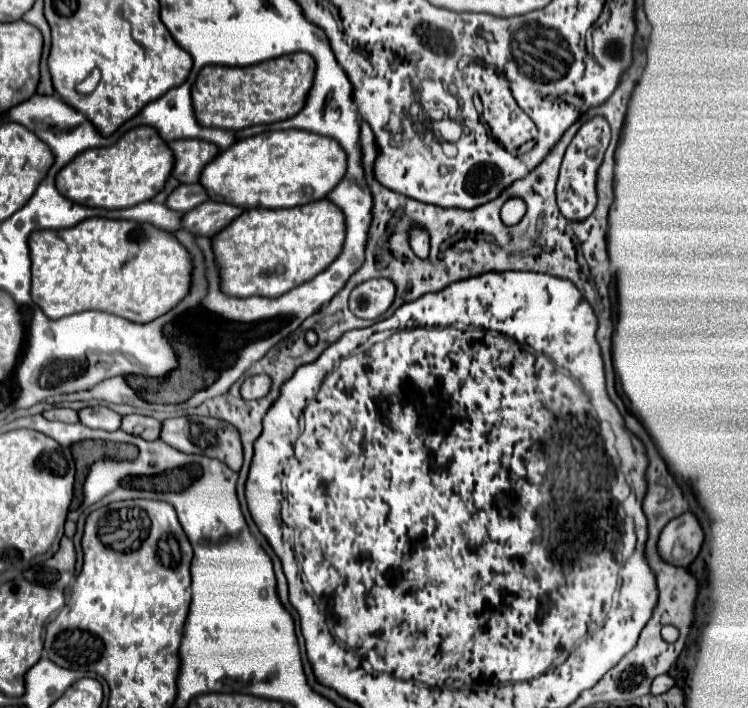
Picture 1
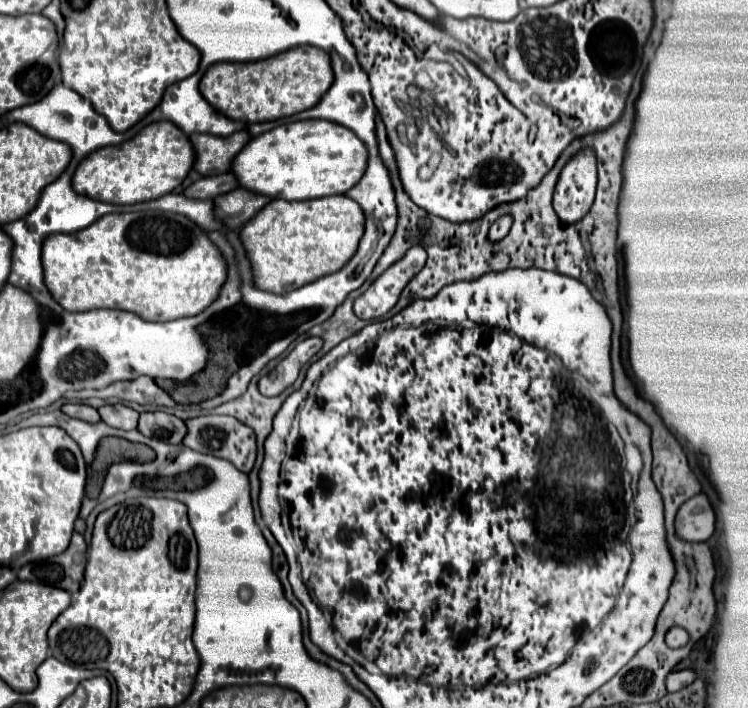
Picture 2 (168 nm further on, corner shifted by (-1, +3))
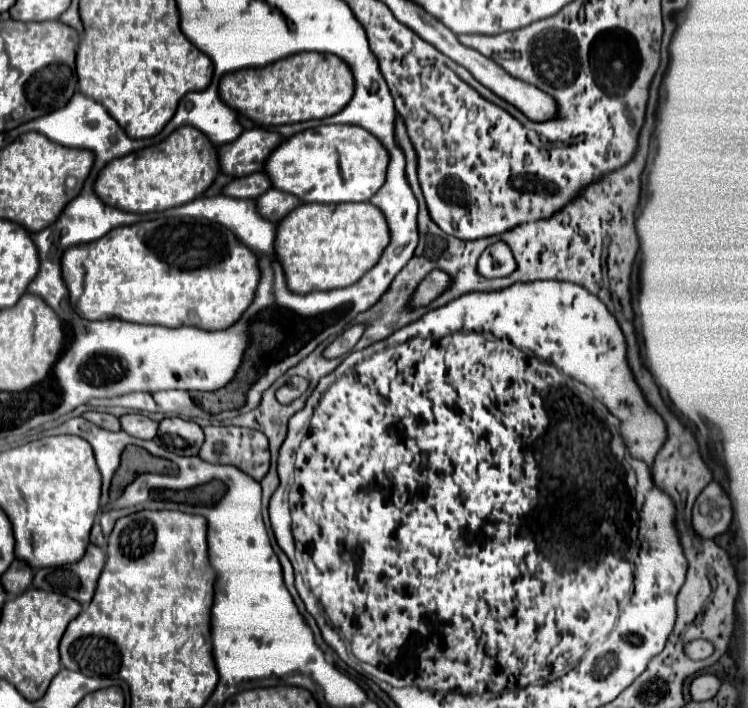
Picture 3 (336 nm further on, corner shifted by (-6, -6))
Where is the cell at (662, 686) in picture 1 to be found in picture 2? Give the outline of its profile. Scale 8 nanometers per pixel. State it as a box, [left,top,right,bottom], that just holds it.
[665,669,695,691]

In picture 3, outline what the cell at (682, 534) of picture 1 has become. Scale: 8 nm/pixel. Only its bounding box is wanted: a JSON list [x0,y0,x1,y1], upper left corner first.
[692,482,732,538]

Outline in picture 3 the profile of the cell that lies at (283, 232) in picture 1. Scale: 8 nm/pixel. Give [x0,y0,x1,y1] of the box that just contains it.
[276,204,390,294]

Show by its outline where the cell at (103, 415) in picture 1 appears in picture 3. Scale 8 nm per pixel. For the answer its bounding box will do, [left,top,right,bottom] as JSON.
[120,414,158,440]

